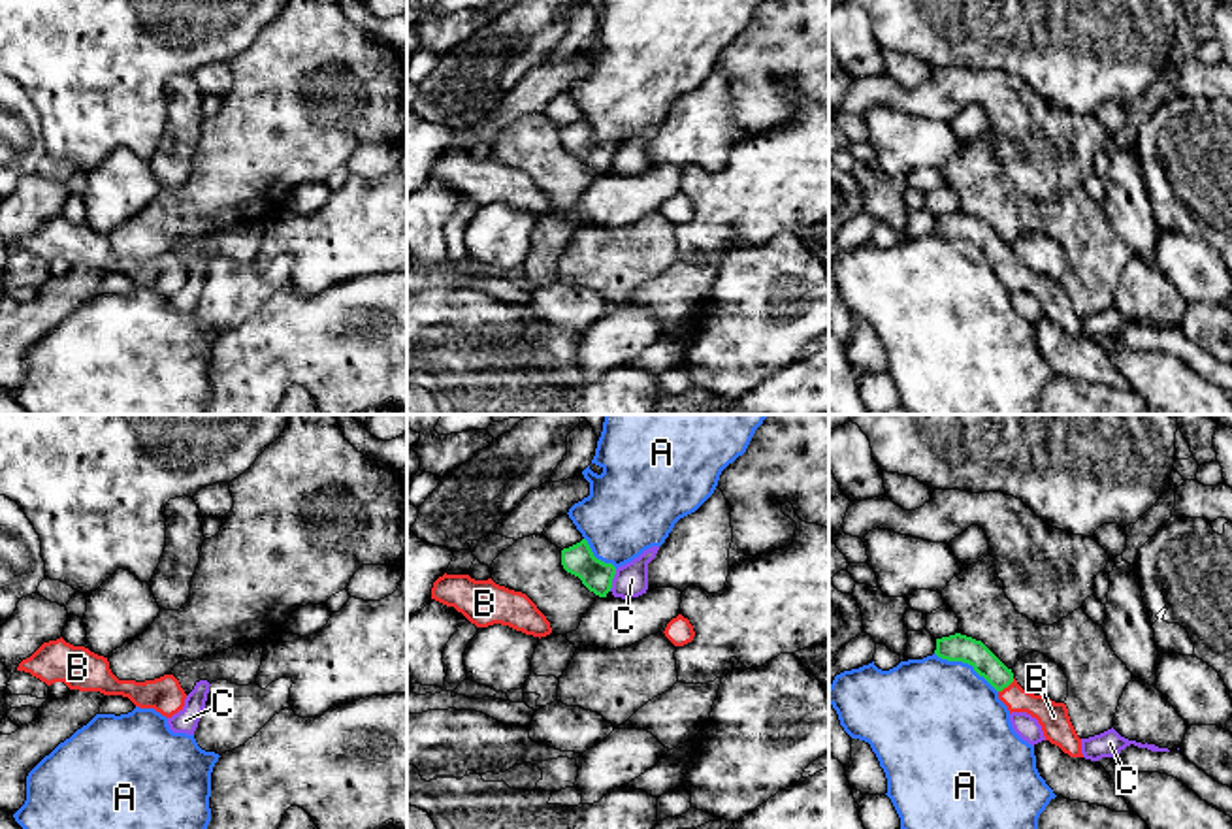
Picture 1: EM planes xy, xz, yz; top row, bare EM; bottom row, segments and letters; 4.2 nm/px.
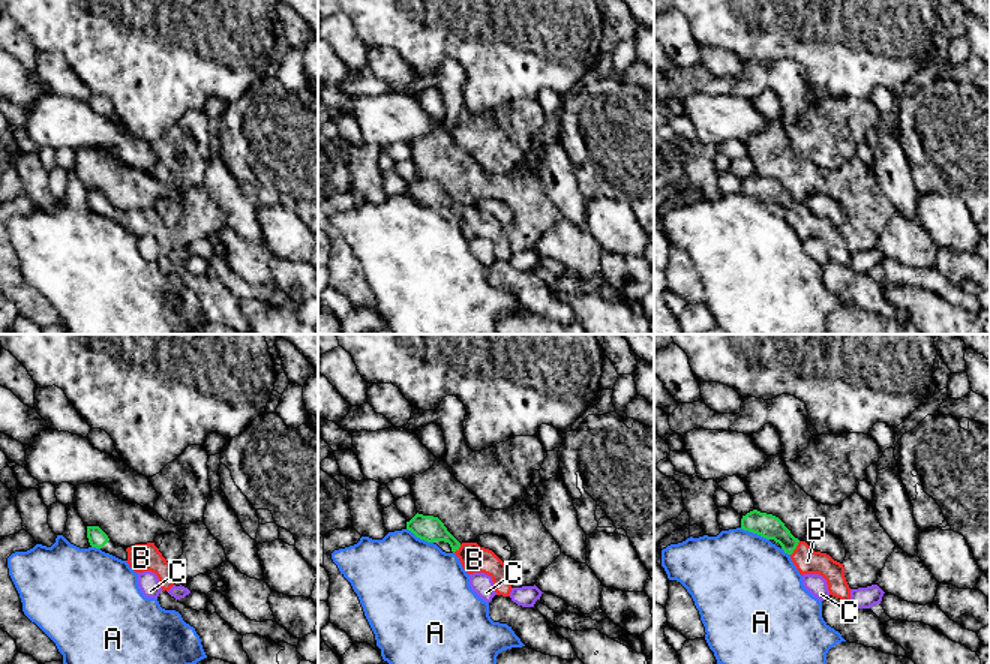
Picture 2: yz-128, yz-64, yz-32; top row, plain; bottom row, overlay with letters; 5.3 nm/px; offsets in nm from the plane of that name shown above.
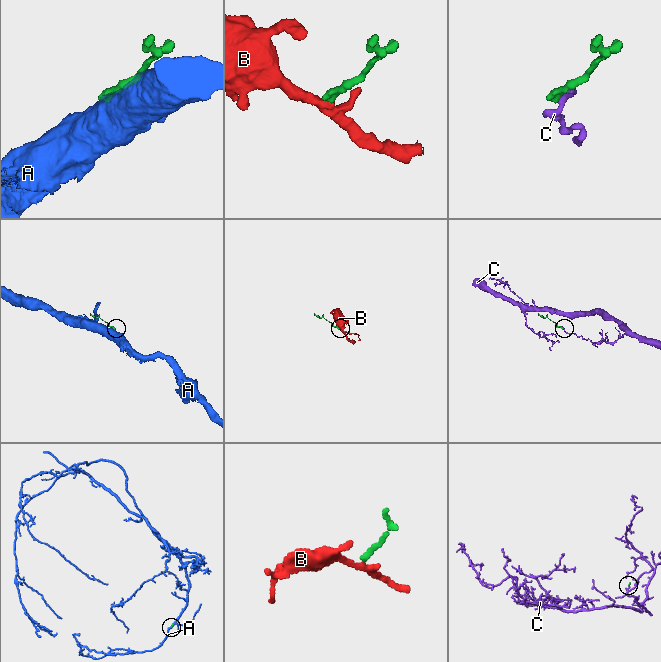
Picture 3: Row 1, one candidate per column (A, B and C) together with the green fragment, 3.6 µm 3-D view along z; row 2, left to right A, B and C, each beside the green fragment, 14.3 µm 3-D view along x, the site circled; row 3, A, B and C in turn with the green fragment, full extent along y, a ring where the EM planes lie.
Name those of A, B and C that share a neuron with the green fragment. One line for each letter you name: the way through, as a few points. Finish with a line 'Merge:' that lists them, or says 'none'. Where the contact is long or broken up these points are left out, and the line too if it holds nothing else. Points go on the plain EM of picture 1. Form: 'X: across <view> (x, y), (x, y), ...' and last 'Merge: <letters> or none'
B: across yz (963, 227), (974, 230), (1006, 264), (1021, 279), (1053, 294)
Merge: B

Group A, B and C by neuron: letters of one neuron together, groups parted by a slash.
A / B / C

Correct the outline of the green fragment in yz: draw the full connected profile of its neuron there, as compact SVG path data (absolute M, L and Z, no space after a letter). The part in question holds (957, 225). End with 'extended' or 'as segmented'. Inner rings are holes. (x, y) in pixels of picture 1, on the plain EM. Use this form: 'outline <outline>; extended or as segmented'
outline M955 211L936 217L934 232L948 239L963 239L974 245L997 269L1012 290L1027 290L1042 303L1046 318L1059 324L1070 335L1083 335L1064 281L1023 268L1008 247L981 219Z; extended

